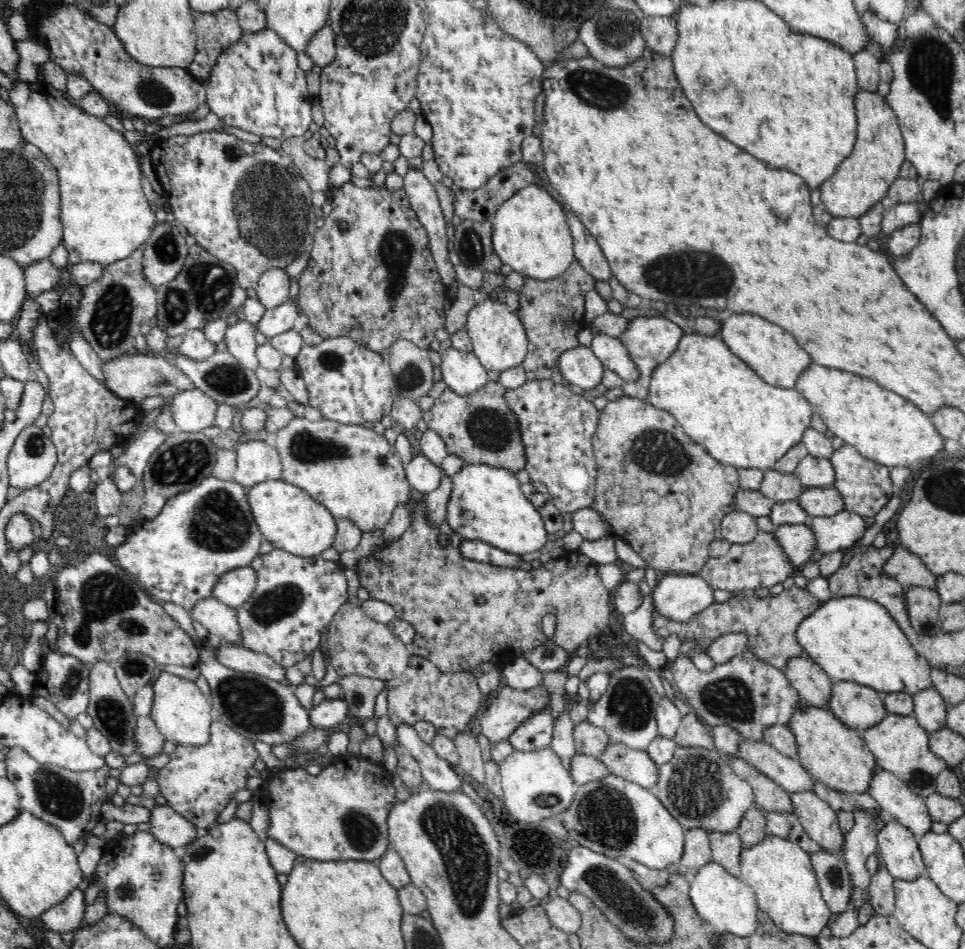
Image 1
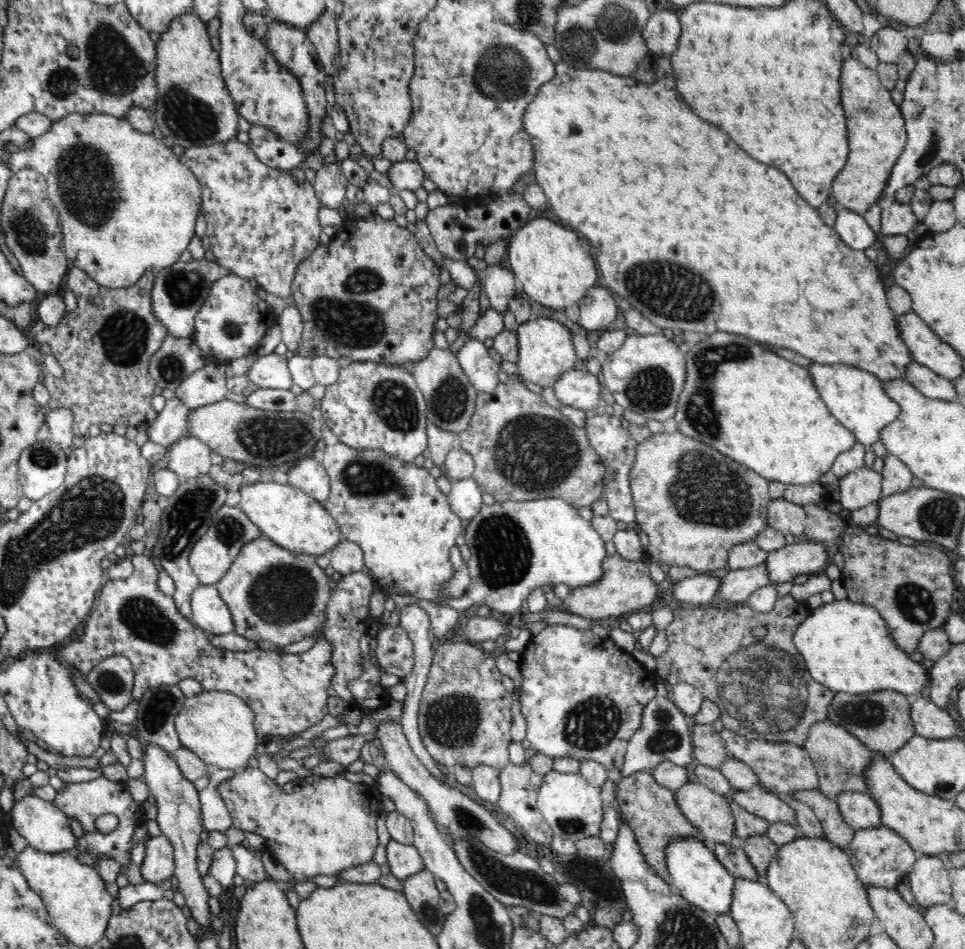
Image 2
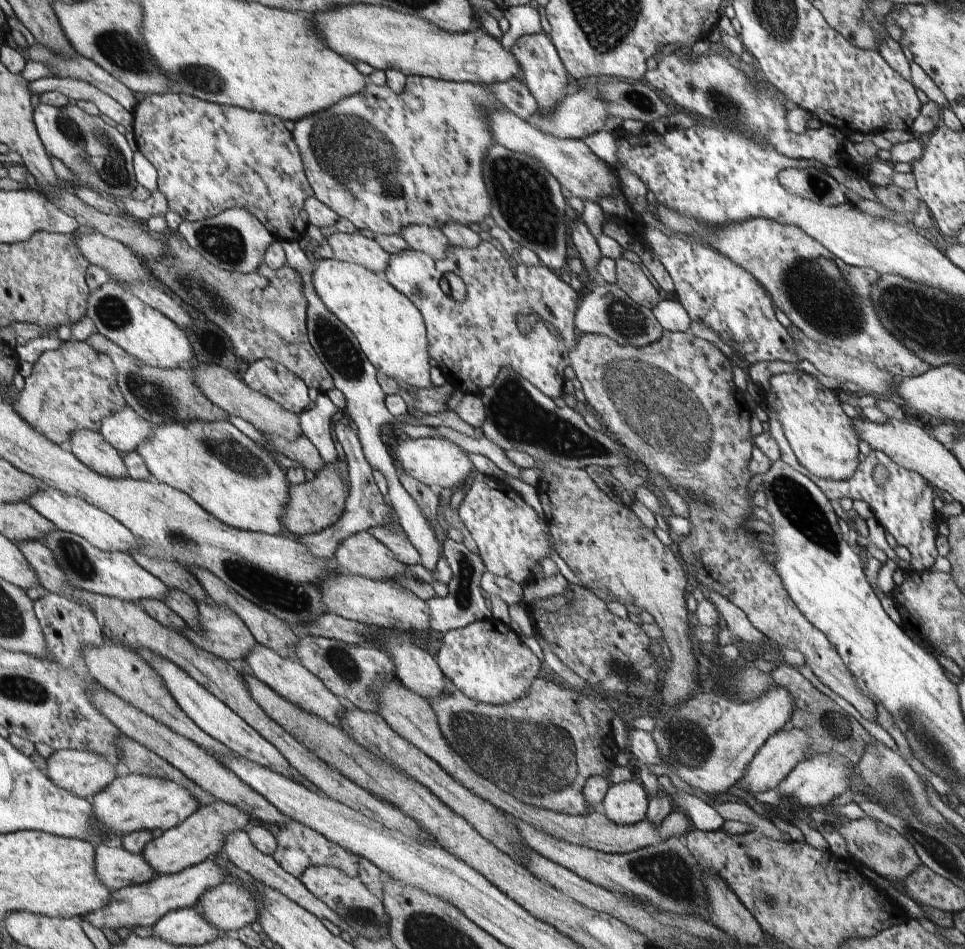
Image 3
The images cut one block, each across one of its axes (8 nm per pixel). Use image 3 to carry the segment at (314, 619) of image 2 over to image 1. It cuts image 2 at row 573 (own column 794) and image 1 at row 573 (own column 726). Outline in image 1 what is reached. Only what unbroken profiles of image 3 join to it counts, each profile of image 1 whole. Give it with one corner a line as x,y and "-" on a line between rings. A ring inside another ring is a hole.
246,566
226,572
214,586
212,598
216,598
218,602
226,604
232,610
238,610
246,600
252,598
254,590
256,590
256,572
252,570
252,566

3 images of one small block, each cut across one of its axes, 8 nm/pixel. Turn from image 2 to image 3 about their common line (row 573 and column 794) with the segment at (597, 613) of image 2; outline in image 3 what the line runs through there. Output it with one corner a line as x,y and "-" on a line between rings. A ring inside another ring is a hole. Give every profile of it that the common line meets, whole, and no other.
689,330
663,332
659,340
639,348
621,346
615,340
599,334
577,334
575,346
569,350
569,366
581,384
585,400
597,412
597,420
601,422
603,430
607,430
617,442
621,442
621,446
627,448
627,452
643,462
651,474
659,474
667,478
669,484
675,484
675,490
683,498
683,492
691,492
691,500
687,500
687,520
691,522
691,530
687,536
679,538
677,546
683,566
693,570
691,576
701,584
701,588
719,592
723,598
735,604
745,618
779,648
799,650
819,682
847,700
865,720
875,722
877,712
873,700
857,686
853,674
849,674
849,668
843,664
829,638
799,612
777,578
773,564
763,562
763,552
755,548
757,542
753,542
749,532
739,526
743,520
759,516
759,512
745,490
747,482
751,480
747,464
751,458
753,436
749,436
749,410
743,406
741,392
733,384
731,360
725,358
715,344
693,336

